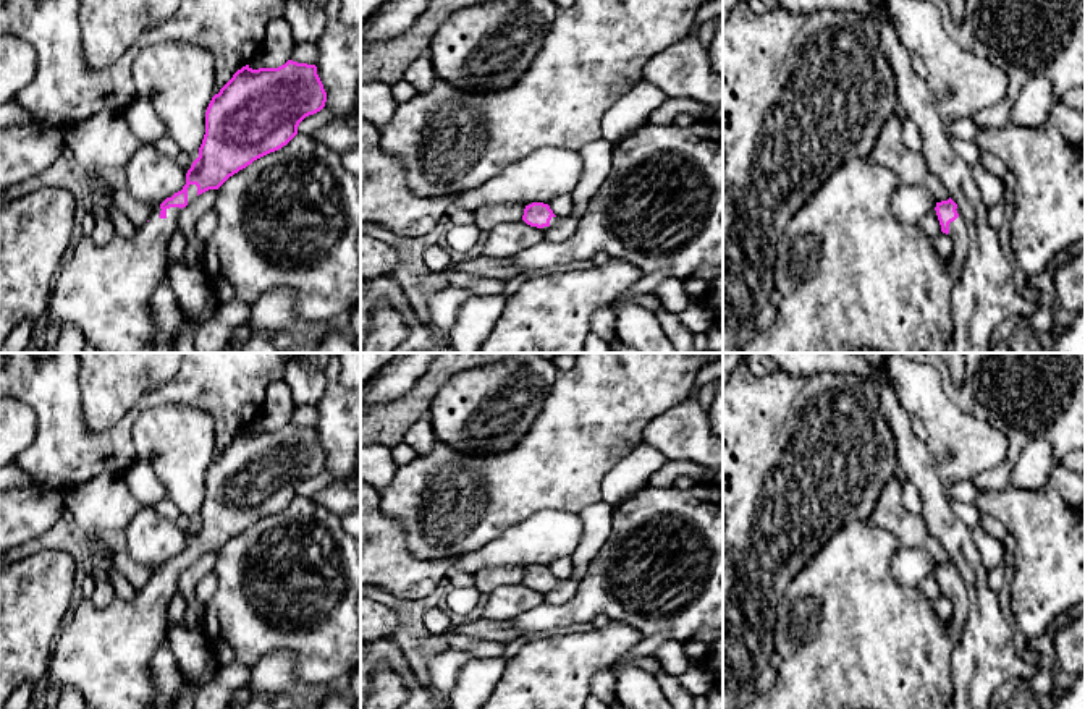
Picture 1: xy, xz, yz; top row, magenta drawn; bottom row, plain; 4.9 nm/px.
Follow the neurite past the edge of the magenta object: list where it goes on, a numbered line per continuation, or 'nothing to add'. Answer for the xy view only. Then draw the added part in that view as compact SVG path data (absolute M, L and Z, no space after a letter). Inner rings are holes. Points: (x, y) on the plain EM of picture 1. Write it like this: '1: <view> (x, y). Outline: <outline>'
1: xy (105, 653). Outline: M157 570L134 602L115 597L107 607L95 607L91 599L78 602L65 626L58 628L57 647L50 656L49 672L57 688L74 686L91 709L152 709L155 690L150 662L167 641L167 609L176 592L179 570L167 571L160 581Z

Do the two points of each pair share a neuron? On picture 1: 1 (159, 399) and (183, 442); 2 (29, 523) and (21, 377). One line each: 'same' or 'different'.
1: different
2: different

